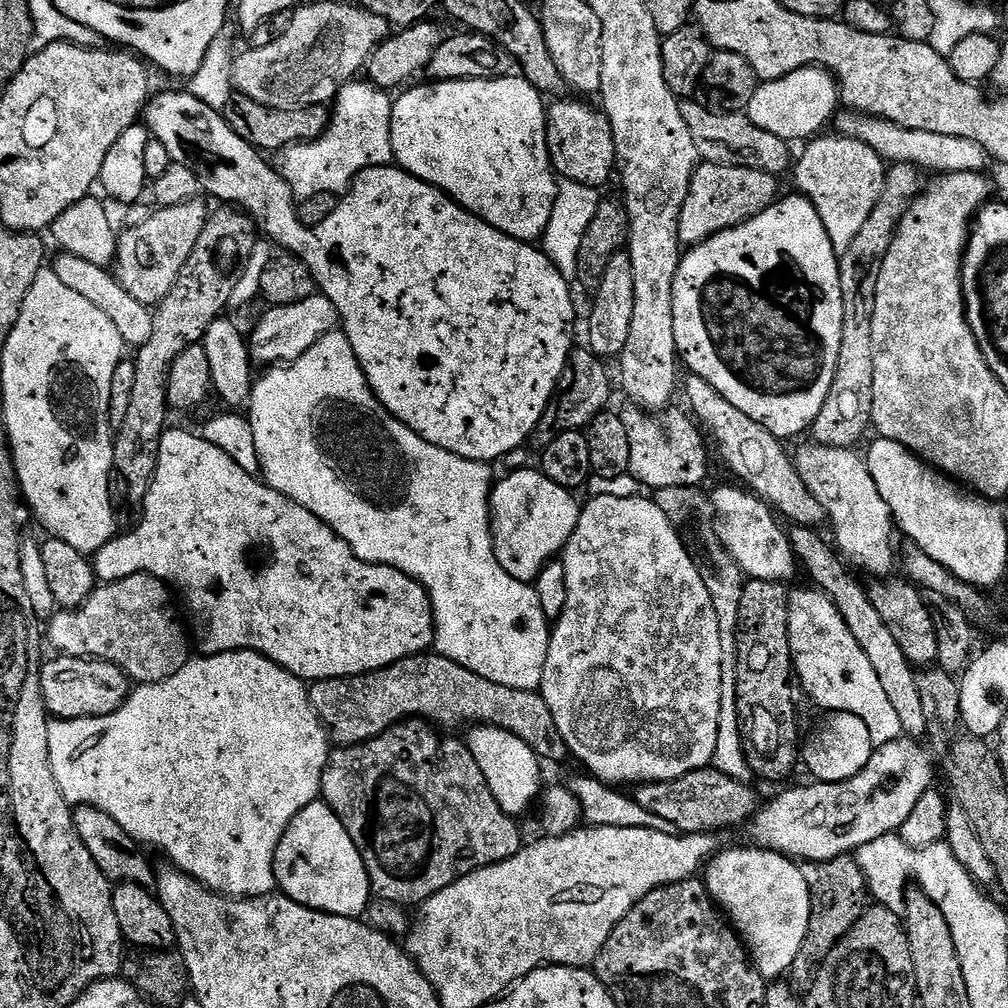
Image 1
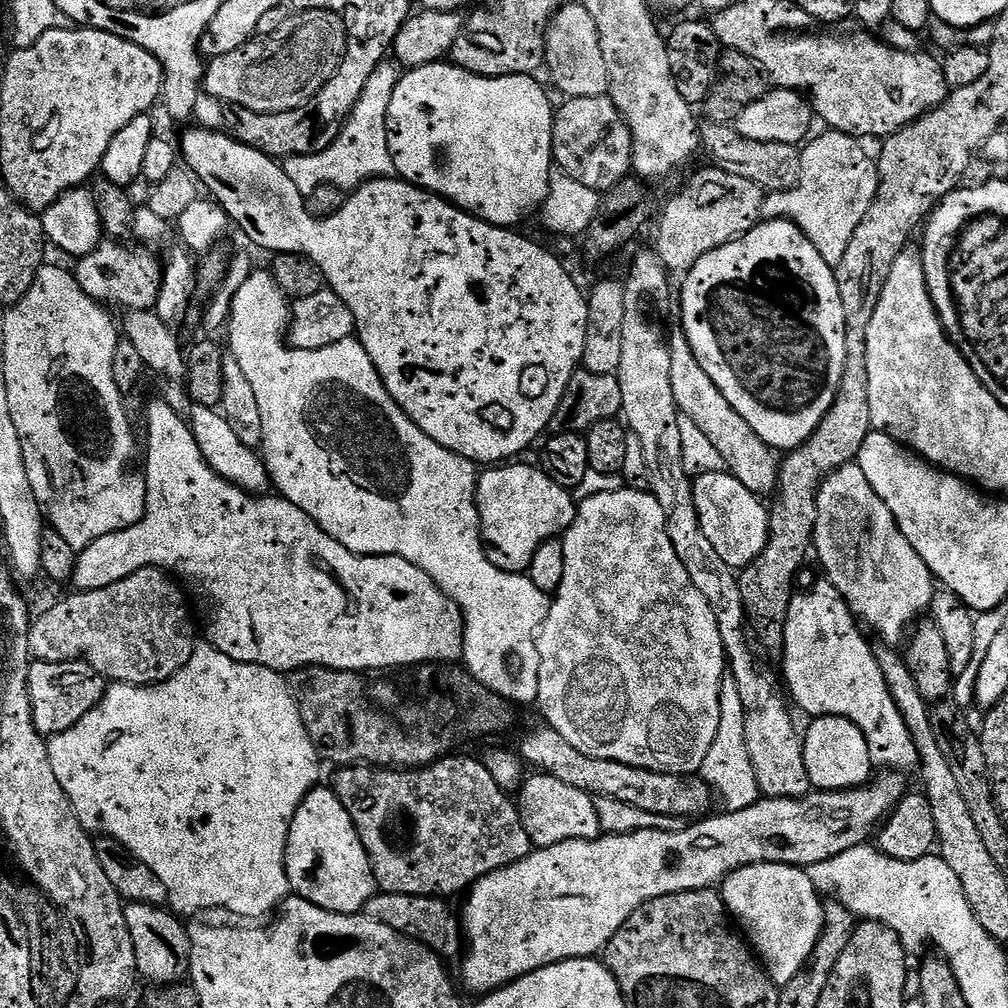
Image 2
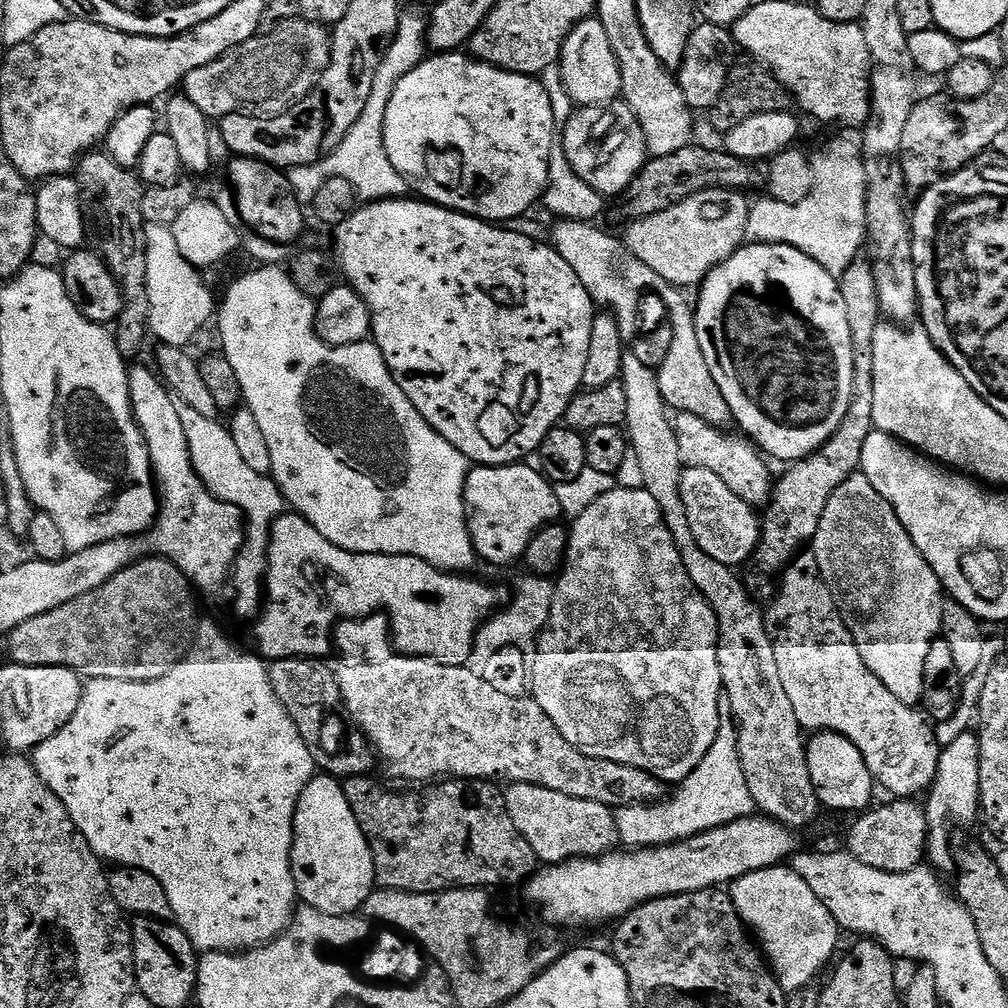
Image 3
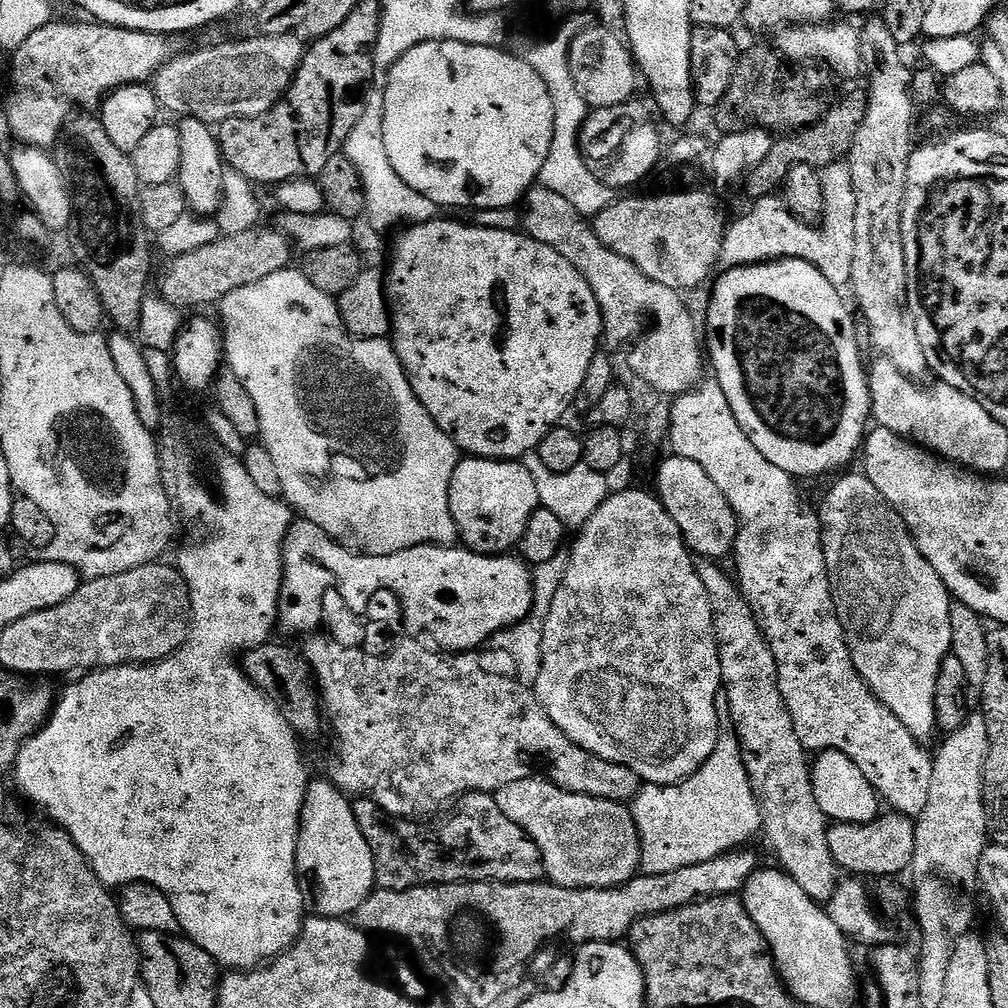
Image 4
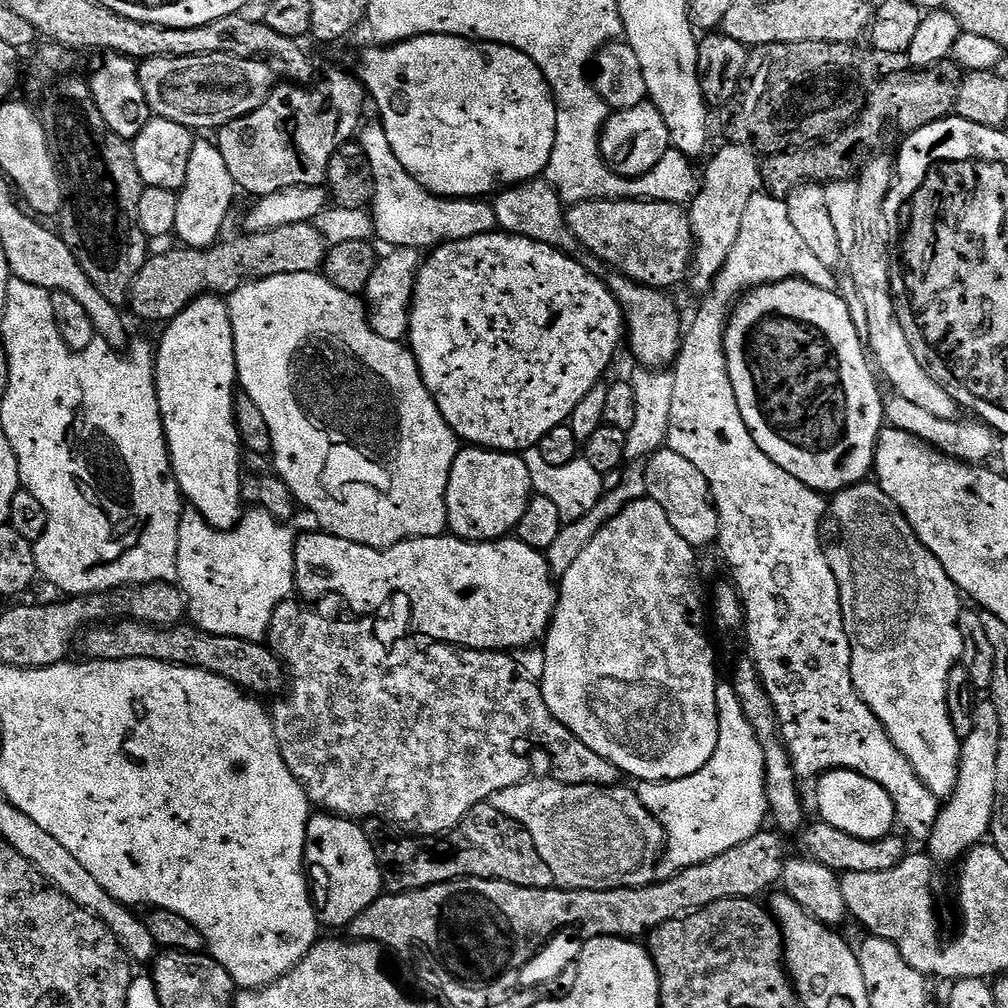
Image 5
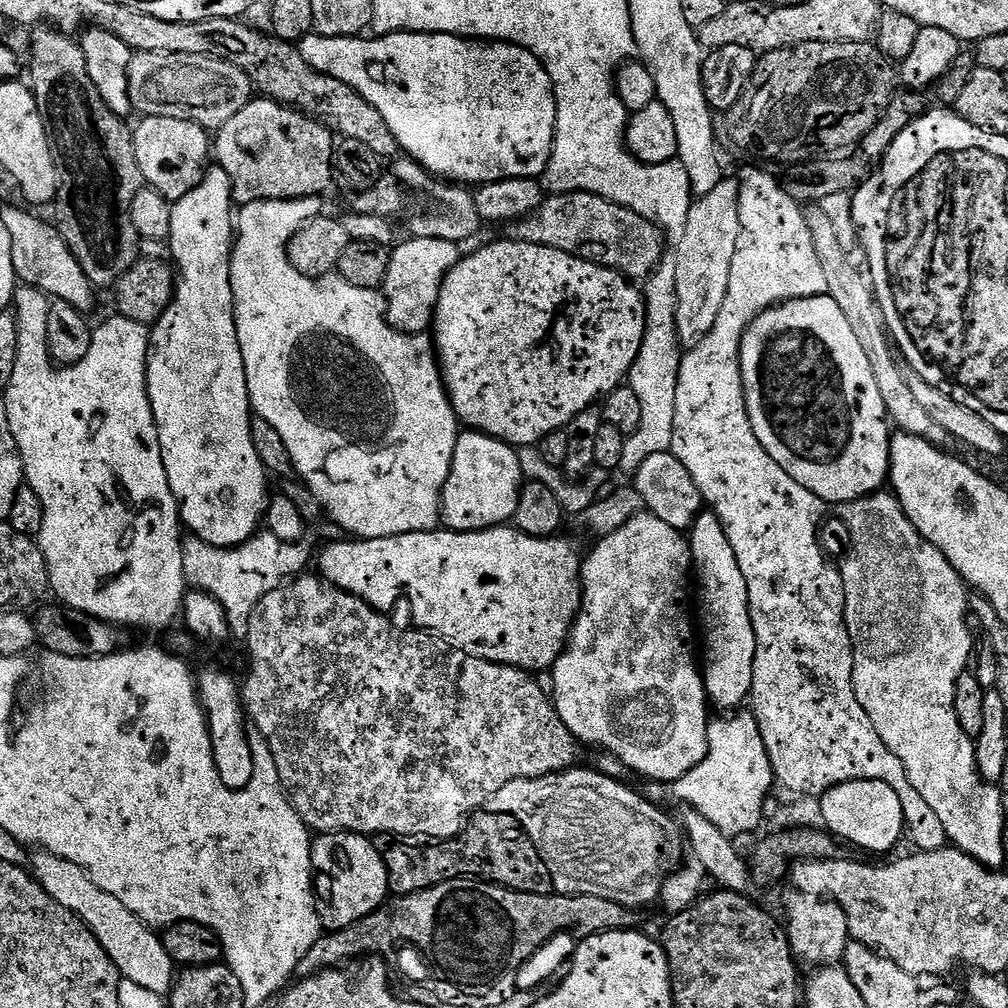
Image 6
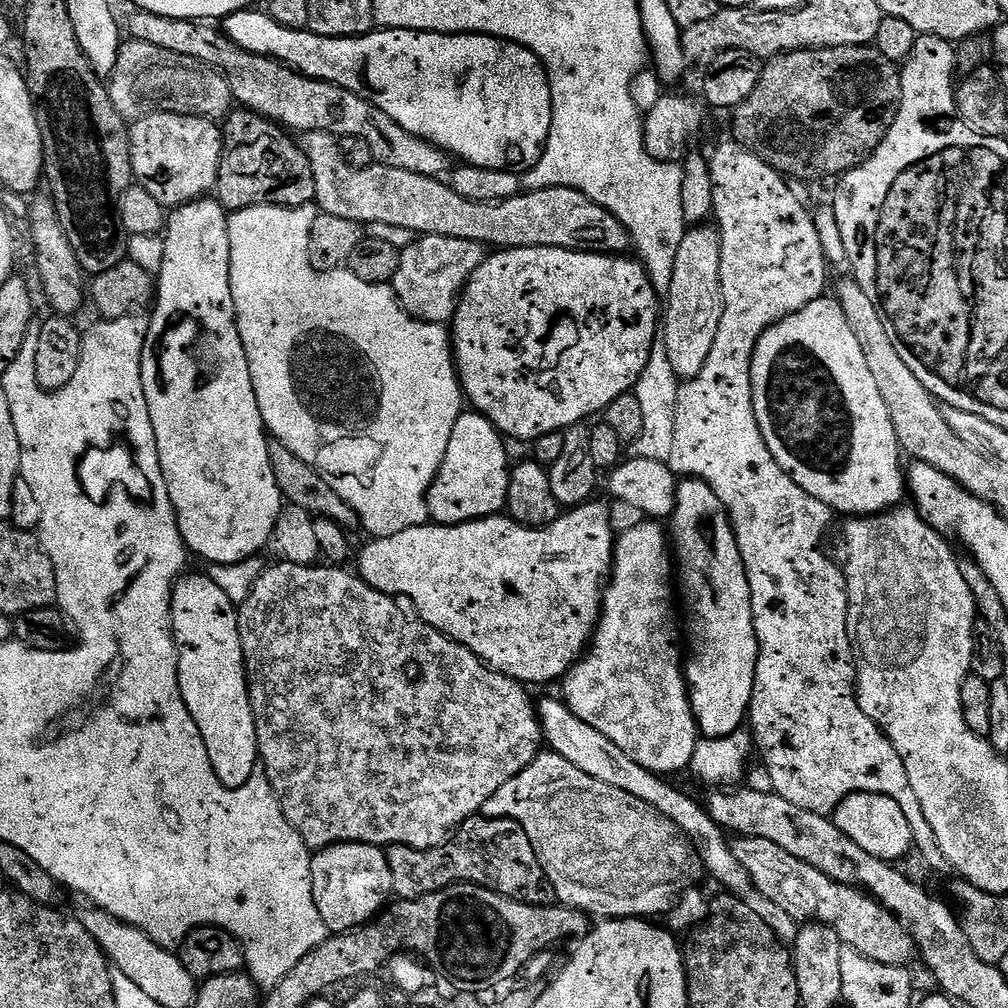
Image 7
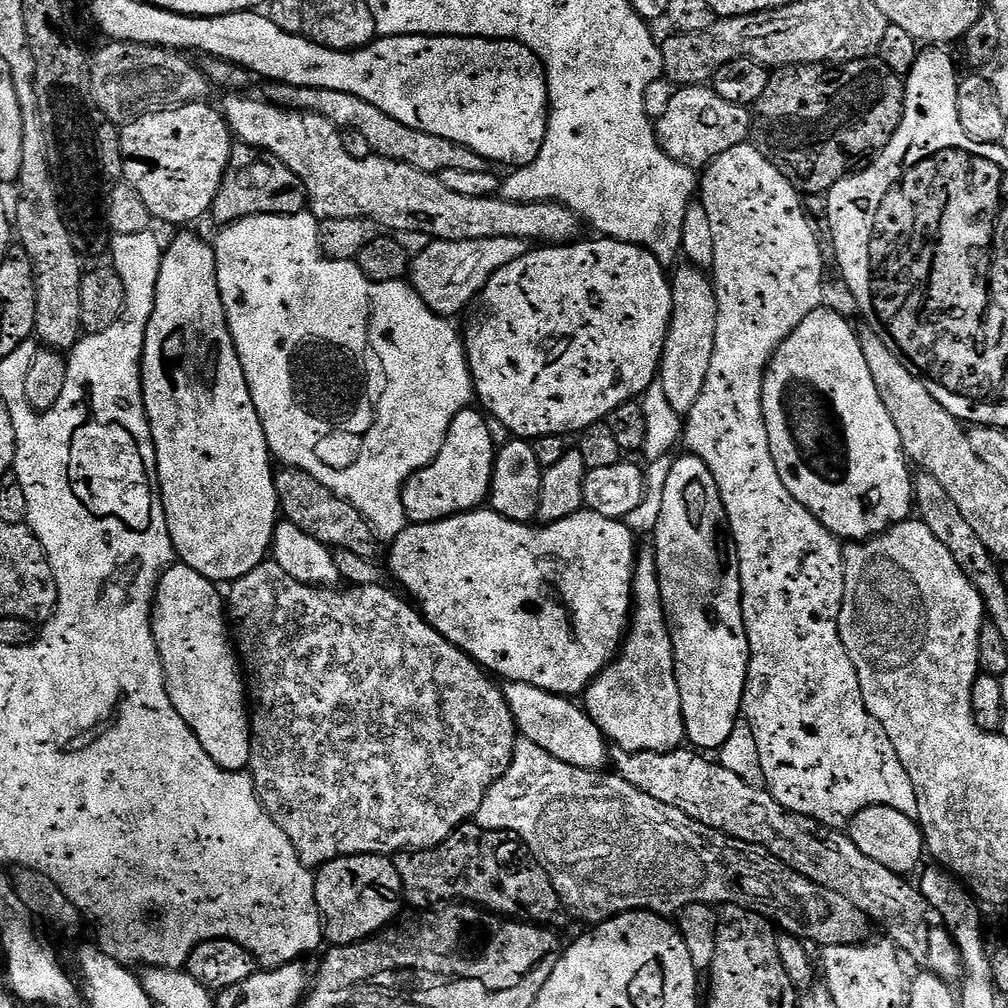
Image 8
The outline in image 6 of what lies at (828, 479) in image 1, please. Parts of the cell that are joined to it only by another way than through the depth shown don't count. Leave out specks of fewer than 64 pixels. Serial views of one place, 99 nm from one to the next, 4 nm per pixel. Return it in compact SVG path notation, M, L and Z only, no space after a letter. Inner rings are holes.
M884 490L874 492L839 505L838 512L852 539L852 549L839 569L846 594L844 617L852 639L852 685L858 706L866 710L870 726L886 742L890 754L902 762L910 786L938 814L946 829L948 844L987 868L1003 869L1005 793L980 776L973 737L958 726L958 714L954 710L958 678L974 656L974 636L968 627L969 589L954 566L950 566L946 554L920 537L895 495Z

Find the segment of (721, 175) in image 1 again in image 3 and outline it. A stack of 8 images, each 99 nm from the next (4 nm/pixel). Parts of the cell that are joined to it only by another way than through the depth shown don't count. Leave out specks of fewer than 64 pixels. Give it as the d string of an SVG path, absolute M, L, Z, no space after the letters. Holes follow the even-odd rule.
M707 188L682 202L678 206L670 206L670 210L662 210L662 214L650 214L641 220L633 219L622 232L622 239L629 250L641 262L646 262L658 278L662 278L674 288L688 290L688 287L699 286L726 258L738 251L746 240L746 222L750 200L743 191L735 188Z

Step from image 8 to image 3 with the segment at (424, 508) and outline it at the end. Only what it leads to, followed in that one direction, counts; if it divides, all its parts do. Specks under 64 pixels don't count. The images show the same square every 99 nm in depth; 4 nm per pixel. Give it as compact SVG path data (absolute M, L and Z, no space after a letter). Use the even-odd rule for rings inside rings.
M524 462L473 467L464 487L464 505L468 507L468 529L472 544L476 547L476 555L483 563L485 560L488 564L523 561L526 546L530 546L534 534L538 534L538 530L548 524L559 521L562 516L552 481L543 472L528 468Z

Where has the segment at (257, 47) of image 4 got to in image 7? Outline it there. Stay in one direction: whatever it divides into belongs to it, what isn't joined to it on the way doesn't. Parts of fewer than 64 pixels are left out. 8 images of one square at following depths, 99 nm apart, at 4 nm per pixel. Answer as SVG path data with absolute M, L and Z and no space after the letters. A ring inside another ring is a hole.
M129 39L121 43L118 62L112 75L107 77L108 97L126 122L135 122L155 112L205 116L219 121L233 111L232 91L221 72L209 64L186 58L186 54L173 54L162 46L150 46L150 42Z

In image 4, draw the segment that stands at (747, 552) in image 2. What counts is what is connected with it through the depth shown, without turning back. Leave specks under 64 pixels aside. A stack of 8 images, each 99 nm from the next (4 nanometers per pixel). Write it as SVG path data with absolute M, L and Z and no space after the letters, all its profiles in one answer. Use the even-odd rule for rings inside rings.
M668 454L656 474L656 488L660 503L670 514L670 518L674 518L678 530L684 536L684 543L697 557L720 562L727 552L729 555L735 549L740 524L730 502L726 502L726 494L722 494L722 490L714 486L710 474L706 474L706 470L698 466L698 462Z

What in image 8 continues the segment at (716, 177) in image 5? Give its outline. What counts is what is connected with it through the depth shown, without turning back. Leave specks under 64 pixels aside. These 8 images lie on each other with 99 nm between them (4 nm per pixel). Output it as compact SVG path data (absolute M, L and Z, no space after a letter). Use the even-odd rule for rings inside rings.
M697 266L677 267L671 273L672 321L666 334L664 356L660 359L658 382L666 390L670 406L686 414L698 402L702 386L706 386L706 374L710 374L710 358L714 354L714 338L718 330L718 302L712 285L712 277Z

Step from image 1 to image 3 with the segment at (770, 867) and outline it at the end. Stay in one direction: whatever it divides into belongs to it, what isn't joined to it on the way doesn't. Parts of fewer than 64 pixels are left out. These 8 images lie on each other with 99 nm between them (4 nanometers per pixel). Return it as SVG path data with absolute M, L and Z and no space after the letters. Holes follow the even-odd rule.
M776 865L766 870L752 871L732 881L730 895L785 993L791 994L799 988L809 987L815 981L812 979L828 963L833 963L832 955L842 937L842 929L834 922L830 910L822 906L818 894L806 886L797 869Z

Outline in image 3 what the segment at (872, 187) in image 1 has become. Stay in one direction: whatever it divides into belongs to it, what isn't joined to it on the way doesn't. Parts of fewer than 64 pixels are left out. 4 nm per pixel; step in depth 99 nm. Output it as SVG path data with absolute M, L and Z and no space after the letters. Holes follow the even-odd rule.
M832 140L817 156L811 157L812 173L814 174L814 186L812 192L802 202L787 204L771 198L763 198L751 205L748 210L746 222L746 237L754 244L785 244L802 250L810 258L818 261L830 273L837 278L861 255L860 247L865 247L868 234L866 222L866 194L868 183L866 182L866 170L864 158L859 143L852 140Z

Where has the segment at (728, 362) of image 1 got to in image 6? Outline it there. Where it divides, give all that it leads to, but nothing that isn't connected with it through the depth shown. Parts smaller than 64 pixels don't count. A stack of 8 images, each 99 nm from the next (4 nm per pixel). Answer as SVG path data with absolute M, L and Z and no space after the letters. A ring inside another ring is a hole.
M826 295L787 300L784 304L775 304L772 308L766 309L758 318L754 318L754 322L750 322L750 326L742 338L740 373L744 383L744 397L750 426L754 426L754 434L758 438L758 442L762 442L766 454L770 454L770 458L774 458L774 462L778 462L778 466L782 466L782 470L786 470L786 474L790 474L790 478L794 478L794 482L806 486L806 490L810 490L810 494L814 494L828 506L854 502L858 498L879 492L885 487L892 467L890 431L888 432L890 417L882 402L882 393L878 391L878 382L874 382L870 361L866 359L866 353L862 351L862 342L858 342L858 338L854 334L854 326L850 326L846 314L842 314L842 309L839 308L838 302L834 302L834 298Z

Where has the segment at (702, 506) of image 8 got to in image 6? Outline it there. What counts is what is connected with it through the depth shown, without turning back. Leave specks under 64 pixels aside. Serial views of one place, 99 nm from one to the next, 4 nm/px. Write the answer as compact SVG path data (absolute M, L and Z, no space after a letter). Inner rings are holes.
M711 510L701 511L695 522L692 523L690 529L690 543L692 546L692 566L694 569L694 580L700 583L700 608L704 611L704 640L708 643L708 649L705 650L704 656L708 661L703 661L702 675L704 677L704 689L708 691L708 698L713 709L724 708L720 710L736 710L741 707L740 704L749 699L752 695L752 683L754 682L754 658L756 657L756 635L754 634L754 626L750 618L750 594L746 586L746 578L742 578L742 570L738 566L738 558L734 558L734 546L730 546L730 538L726 538L726 530L722 526L722 522Z

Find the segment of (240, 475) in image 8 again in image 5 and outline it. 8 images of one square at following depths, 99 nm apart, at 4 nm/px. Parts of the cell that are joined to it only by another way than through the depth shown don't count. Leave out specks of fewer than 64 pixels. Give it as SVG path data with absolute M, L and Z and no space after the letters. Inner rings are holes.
M193 139L184 171L184 184L178 190L175 239L186 248L211 248L221 239L220 231L228 220L235 196L238 196L238 189L234 178L230 178L230 169L226 166L226 158L222 158L219 143ZM205 294L192 300L173 318L167 321L160 345L154 348L156 358L156 393L158 410L168 443L168 457L172 473L180 487L181 497L190 503L196 512L212 528L230 529L236 527L242 515L240 508L240 474L242 475L242 445L240 431L236 425L236 351L234 330L230 322L228 305L219 295Z

